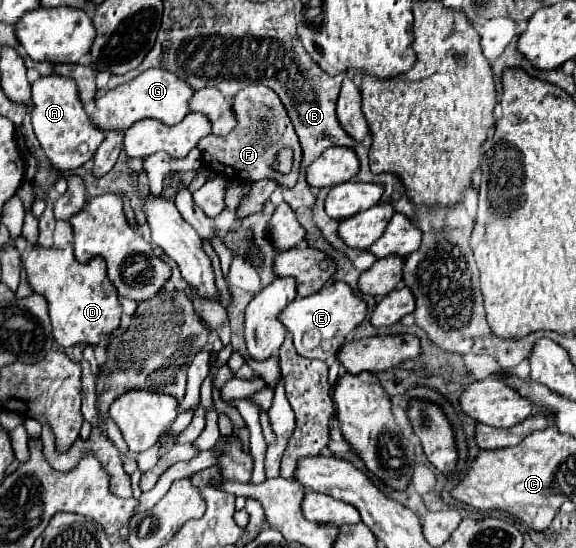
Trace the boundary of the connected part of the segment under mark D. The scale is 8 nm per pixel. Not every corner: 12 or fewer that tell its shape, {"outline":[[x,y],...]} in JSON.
{"outline":[[30,245],[22,269],[62,347],[120,327],[102,257]]}

